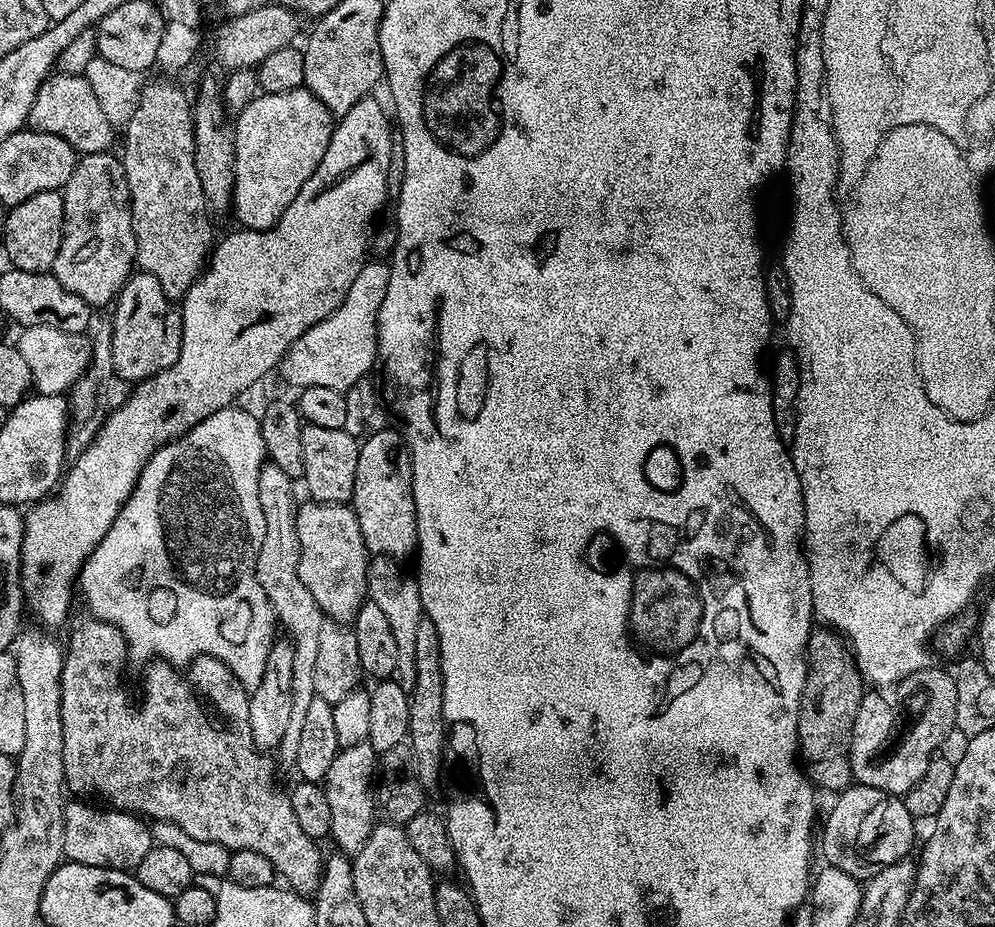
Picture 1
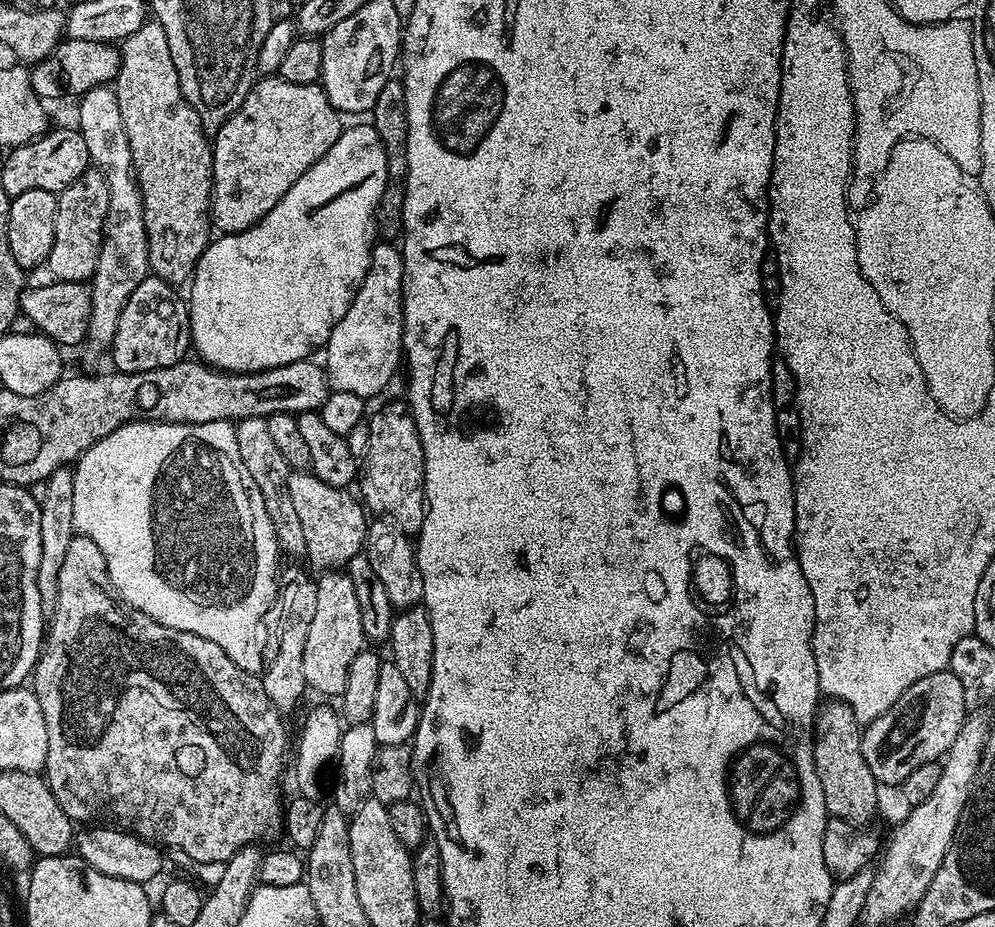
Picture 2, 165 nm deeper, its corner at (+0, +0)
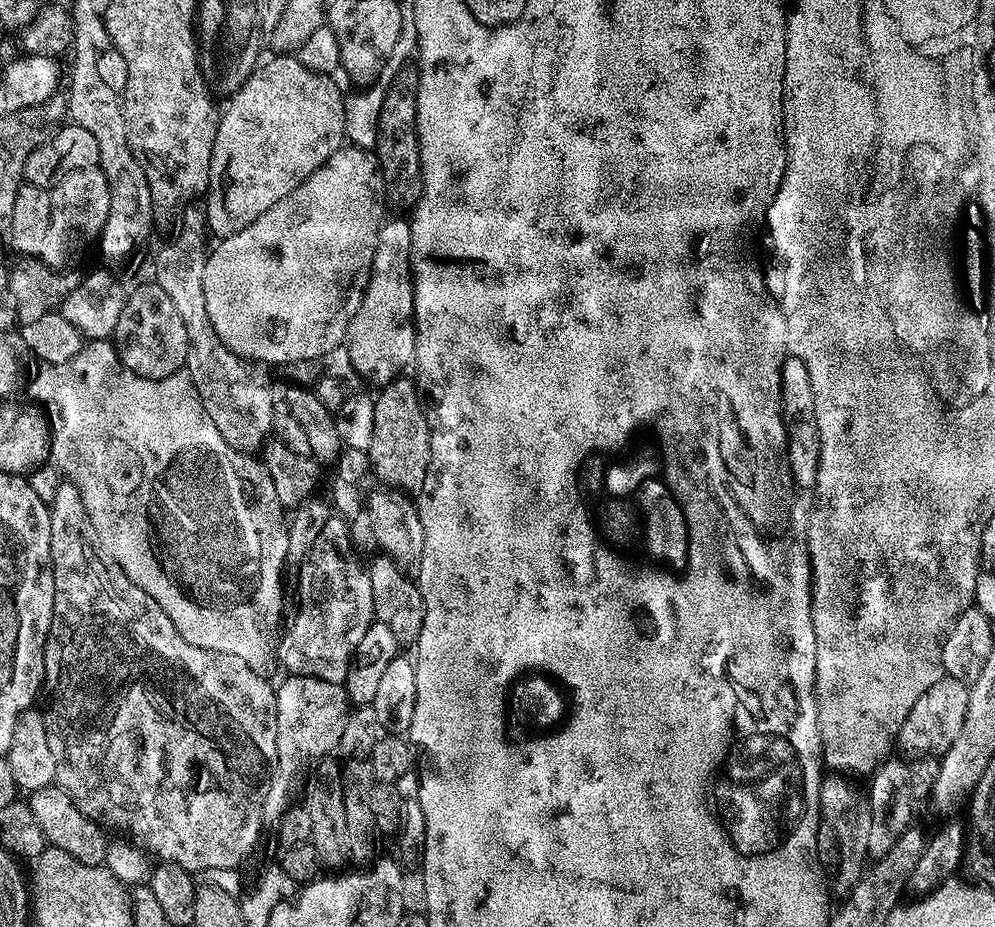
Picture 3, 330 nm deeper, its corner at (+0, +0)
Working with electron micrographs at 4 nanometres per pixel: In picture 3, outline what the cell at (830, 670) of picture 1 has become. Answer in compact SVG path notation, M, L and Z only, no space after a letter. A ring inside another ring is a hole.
M832 774L836 776L825 775L820 781L820 814L823 823L829 824L834 830L834 834L838 838L838 862L834 869L834 875L831 877L830 888L833 893L836 892L840 895L840 898L847 897L849 892L854 890L854 886L860 881L860 877L864 875L866 871L866 865L869 863L870 857L868 854L868 847L870 846L870 814L872 813L868 809L868 801L865 793L860 792L851 784L849 777L844 774Z

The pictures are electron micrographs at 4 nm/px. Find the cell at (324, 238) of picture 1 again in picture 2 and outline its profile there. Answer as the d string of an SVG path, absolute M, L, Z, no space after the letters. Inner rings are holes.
M371 122L356 124L353 128L345 127L341 131L338 142L334 142L334 146L330 146L330 150L326 150L326 154L322 154L322 158L318 158L318 162L314 162L314 166L310 166L310 170L306 170L306 174L302 174L302 178L298 178L298 182L294 182L294 186L290 186L290 190L286 190L286 194L282 194L278 206L274 206L274 210L270 210L270 214L266 214L257 224L241 232L217 235L217 240L215 237L209 243L207 250L201 254L190 281L192 300L190 296L187 301L188 321L192 327L191 347L194 349L195 355L203 363L210 364L213 368L219 368L221 372L261 372L278 366L286 366L290 362L307 360L313 355L312 351L315 348L323 349L328 343L334 326L338 326L338 322L342 322L342 314L346 314L346 310L350 310L350 302L354 302L368 273L374 247L372 236L374 237L376 207L388 181L386 150L378 138L376 127Z

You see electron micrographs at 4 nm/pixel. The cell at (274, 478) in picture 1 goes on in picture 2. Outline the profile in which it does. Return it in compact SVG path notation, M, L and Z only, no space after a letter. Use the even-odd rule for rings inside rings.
M265 417L246 418L235 421L238 438L238 454L242 454L242 462L246 470L250 470L250 478L254 478L254 486L258 486L258 494L262 494L262 502L266 502L266 514L270 514L270 522L274 522L274 534L285 553L300 557L306 553L306 538L302 538L302 522L298 522L298 514L294 511L294 502L290 498L288 485L289 466L286 458L278 451L278 445L272 440L270 426Z

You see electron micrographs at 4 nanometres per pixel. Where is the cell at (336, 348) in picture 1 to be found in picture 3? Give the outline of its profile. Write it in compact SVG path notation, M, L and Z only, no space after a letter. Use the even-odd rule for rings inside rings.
M407 219L392 220L381 223L376 233L376 253L372 259L372 275L364 291L362 302L358 306L358 314L348 327L346 347L354 368L358 370L361 381L368 380L375 386L389 384L401 375L404 367L413 363L416 354L416 315L414 314L414 286L412 285L412 230Z

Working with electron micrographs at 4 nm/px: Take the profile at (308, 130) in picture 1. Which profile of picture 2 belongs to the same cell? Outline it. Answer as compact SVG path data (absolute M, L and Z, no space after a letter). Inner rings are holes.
M268 74L257 79L252 85L250 94L246 94L246 102L238 106L238 110L214 134L212 145L212 211L210 220L220 227L221 233L241 232L254 226L338 142L342 131L341 113L326 98L324 89L319 83L298 86L298 82L286 82L279 74Z

